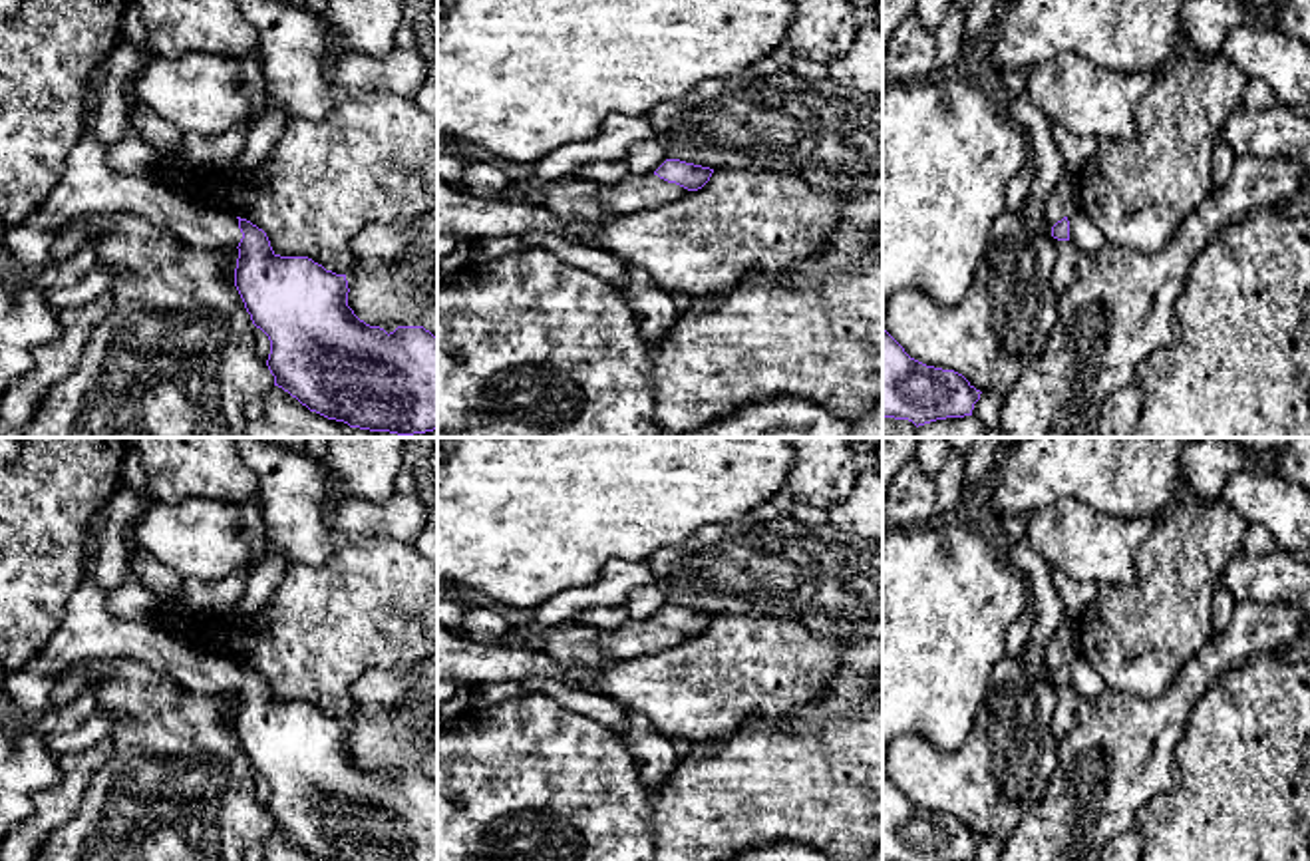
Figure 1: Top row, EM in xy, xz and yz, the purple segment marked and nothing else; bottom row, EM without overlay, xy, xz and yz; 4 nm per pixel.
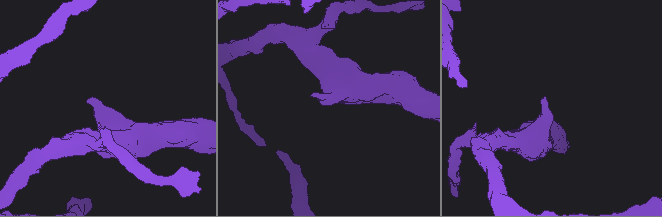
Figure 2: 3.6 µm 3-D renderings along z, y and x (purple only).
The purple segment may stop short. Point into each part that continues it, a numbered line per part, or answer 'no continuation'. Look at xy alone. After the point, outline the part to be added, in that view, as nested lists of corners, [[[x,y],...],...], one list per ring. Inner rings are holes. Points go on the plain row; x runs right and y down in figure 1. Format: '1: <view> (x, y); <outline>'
1: xy (88, 635); [[[89,521],[83,579],[68,601],[60,626],[38,656],[6,678],[4,696],[18,712],[44,714],[50,692],[66,670],[95,670],[115,658],[139,660],[199,696],[237,694],[243,678],[233,658],[205,642],[185,644],[171,638],[157,618],[125,620],[109,612],[109,593],[89,573],[99,551]]]

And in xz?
1: xz (635, 639); [[[654,618],[628,620],[620,628],[602,630],[600,644],[616,660],[632,660],[640,656],[654,656],[674,648],[690,636],[660,624]]]

